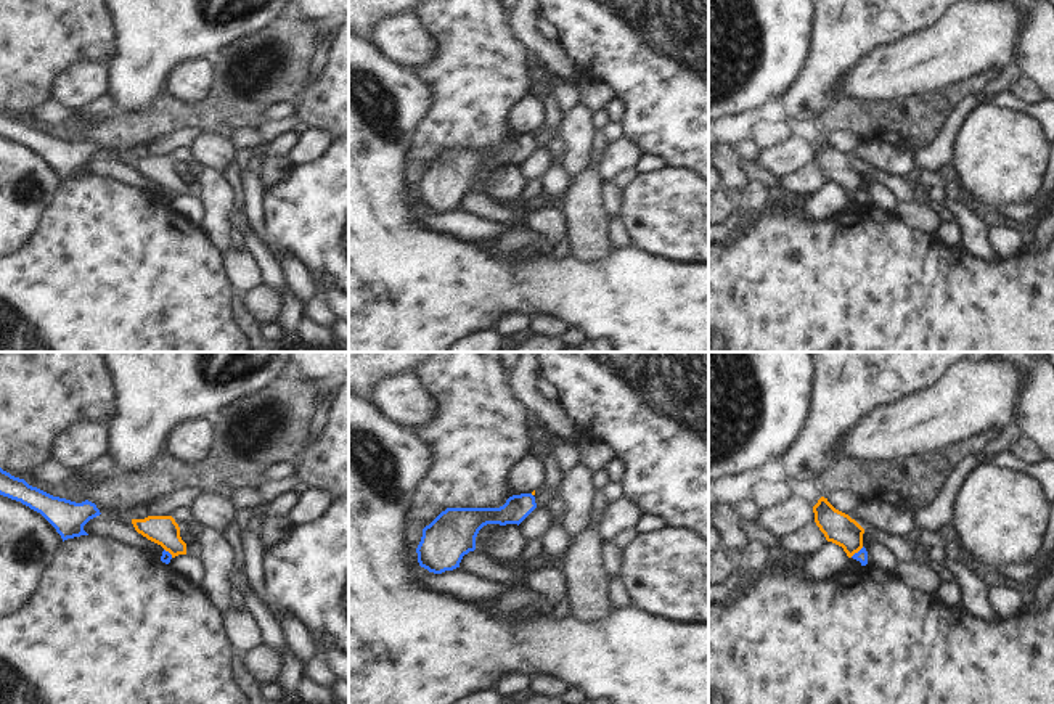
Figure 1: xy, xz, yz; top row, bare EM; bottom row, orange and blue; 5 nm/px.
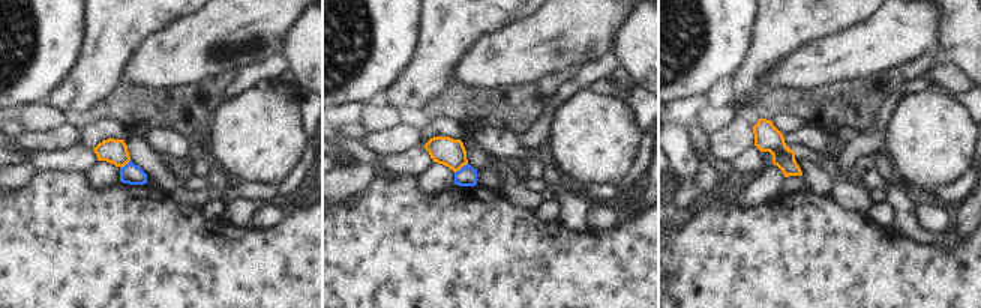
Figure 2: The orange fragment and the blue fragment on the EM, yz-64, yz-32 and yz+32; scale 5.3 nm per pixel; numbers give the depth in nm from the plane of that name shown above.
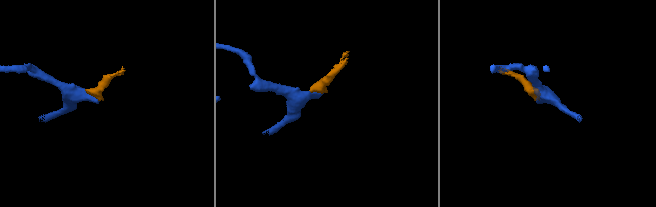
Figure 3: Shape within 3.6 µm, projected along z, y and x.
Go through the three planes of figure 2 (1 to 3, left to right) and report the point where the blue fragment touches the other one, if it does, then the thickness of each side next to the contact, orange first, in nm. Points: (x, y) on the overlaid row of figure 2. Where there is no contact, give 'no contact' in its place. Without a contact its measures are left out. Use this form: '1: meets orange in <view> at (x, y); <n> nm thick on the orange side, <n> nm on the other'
1: meets orange in yz-64 at (125, 164); 130 nm thick on the orange side, 110 nm on the other
2: meets orange in yz-32 at (461, 167); 150 nm thick on the orange side, 110 nm on the other
3: no contact

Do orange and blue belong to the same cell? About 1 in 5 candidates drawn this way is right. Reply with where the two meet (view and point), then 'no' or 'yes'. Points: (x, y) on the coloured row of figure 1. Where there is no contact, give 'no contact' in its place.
meets orange in yz at (857, 552); no

